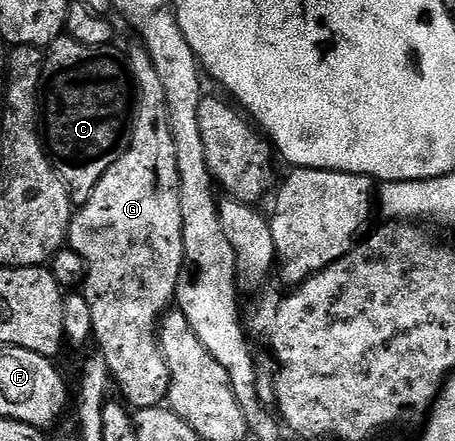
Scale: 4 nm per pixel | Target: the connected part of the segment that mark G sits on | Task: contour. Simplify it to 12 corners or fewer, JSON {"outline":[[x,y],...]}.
{"outline":[[145,46],[130,147],[70,219],[125,405],[163,405],[184,272],[180,168]]}

